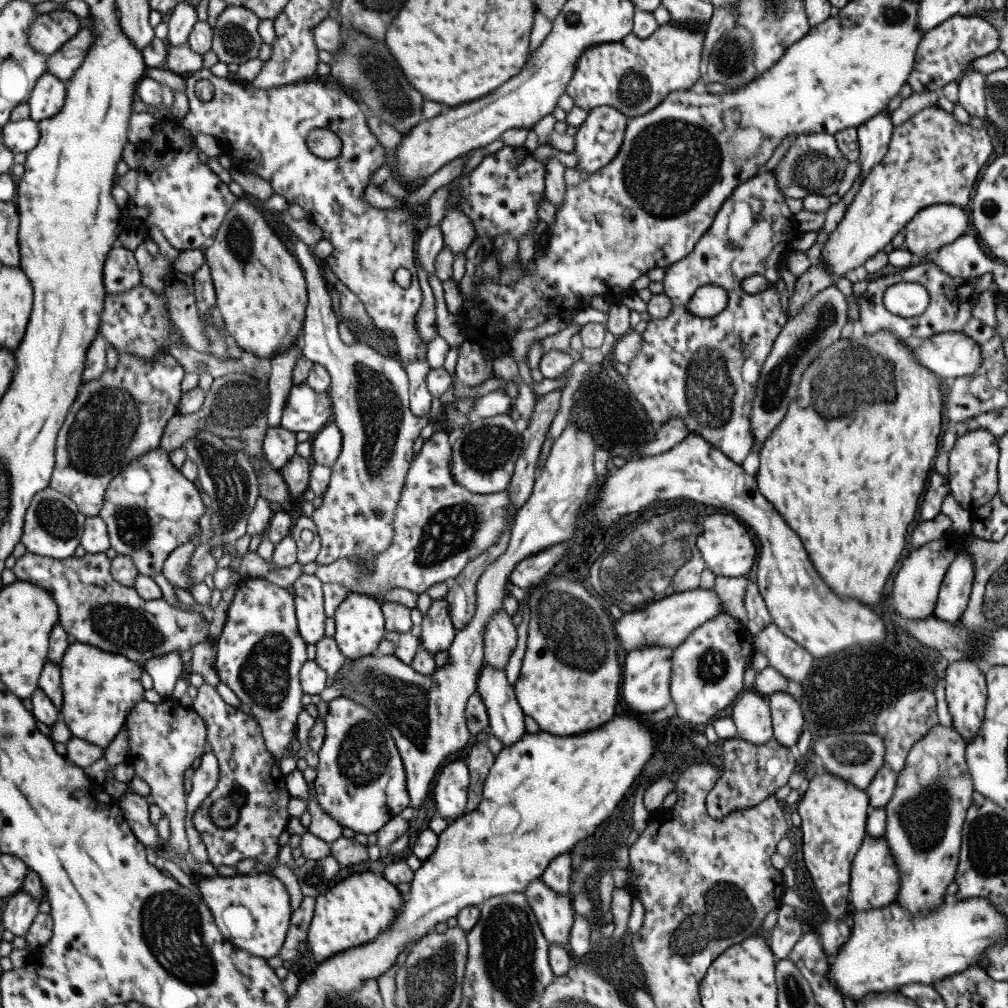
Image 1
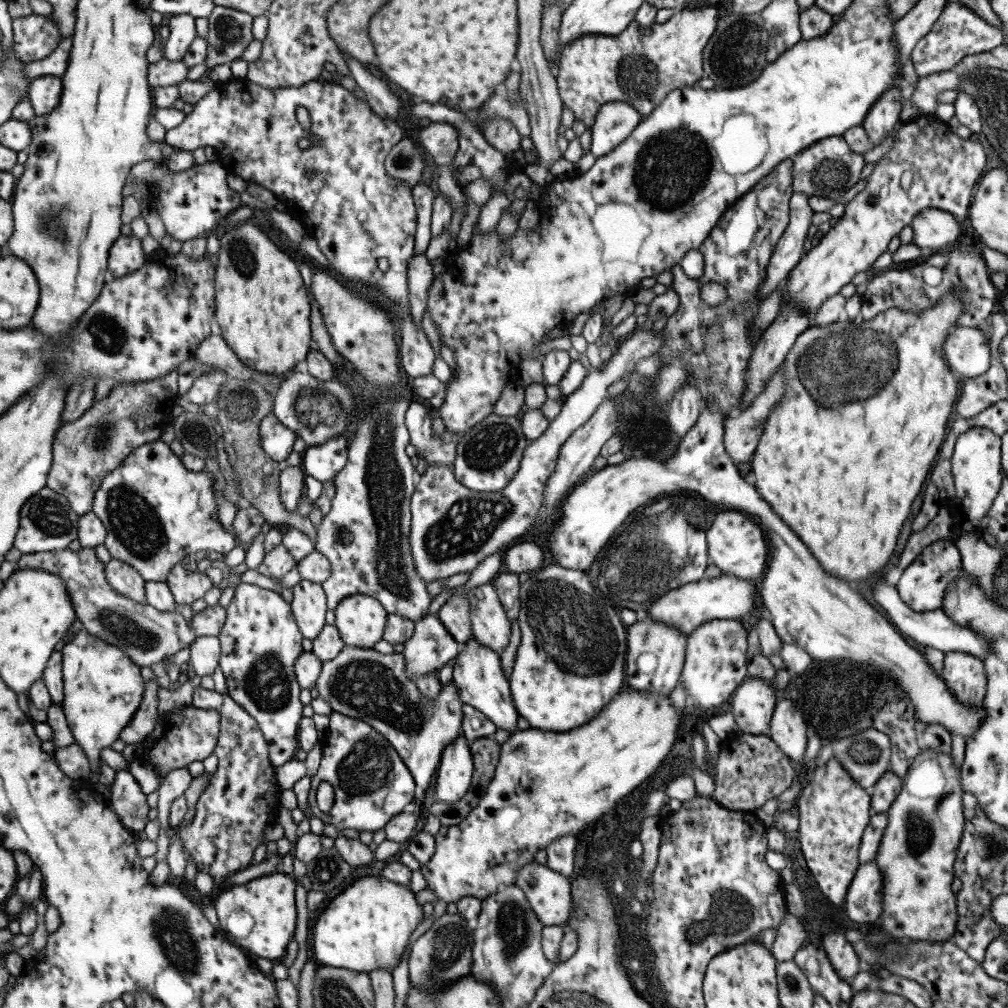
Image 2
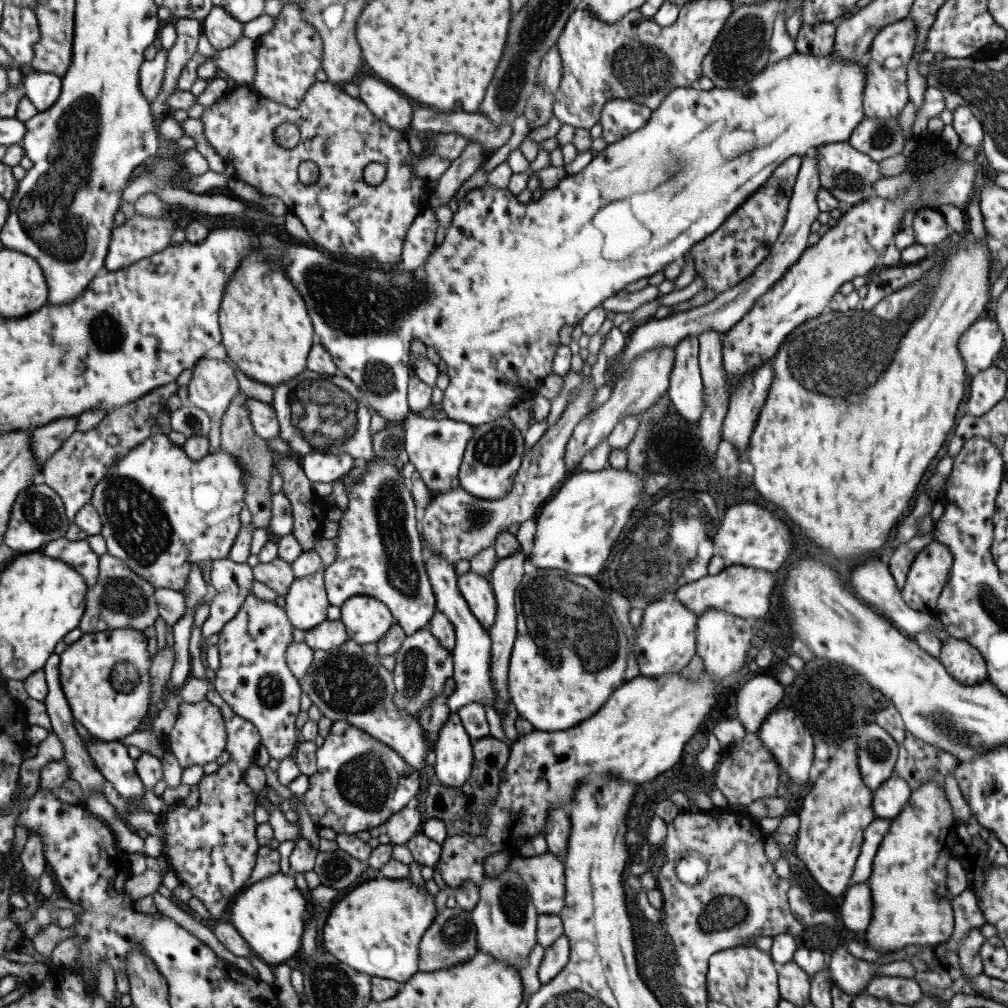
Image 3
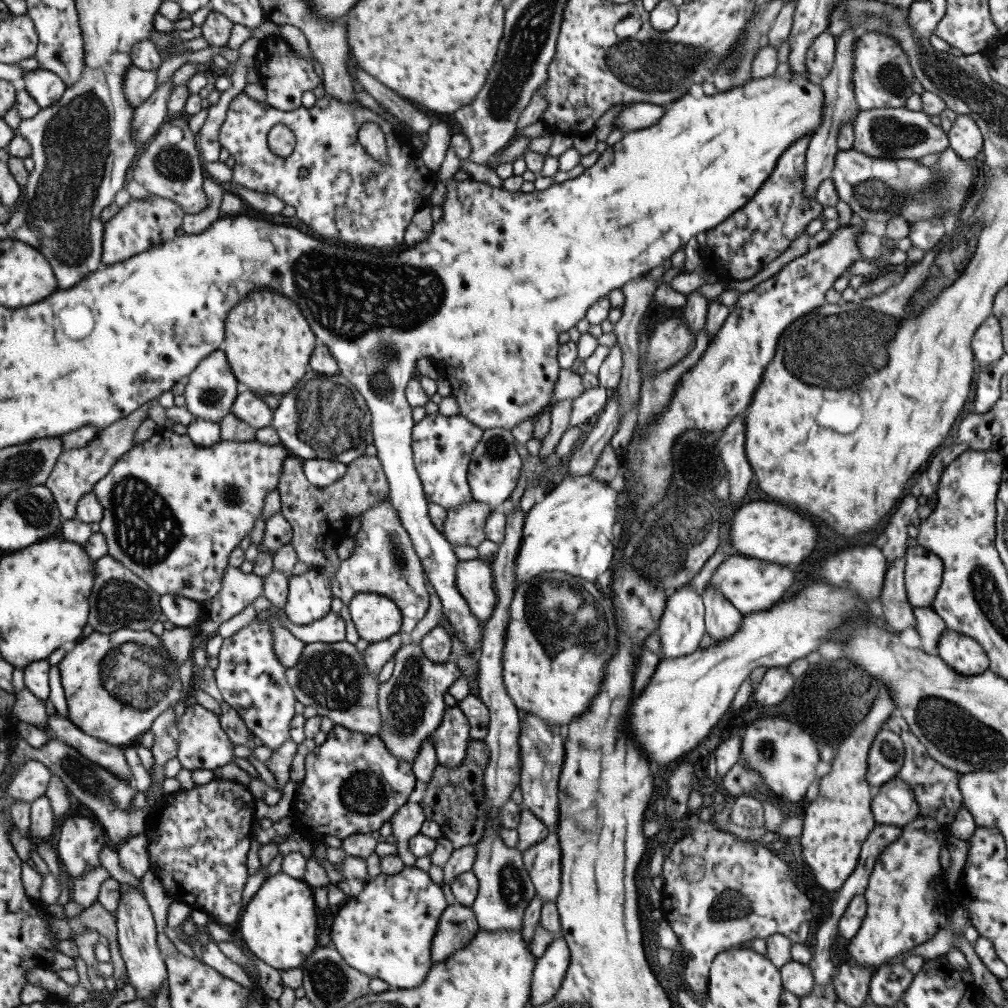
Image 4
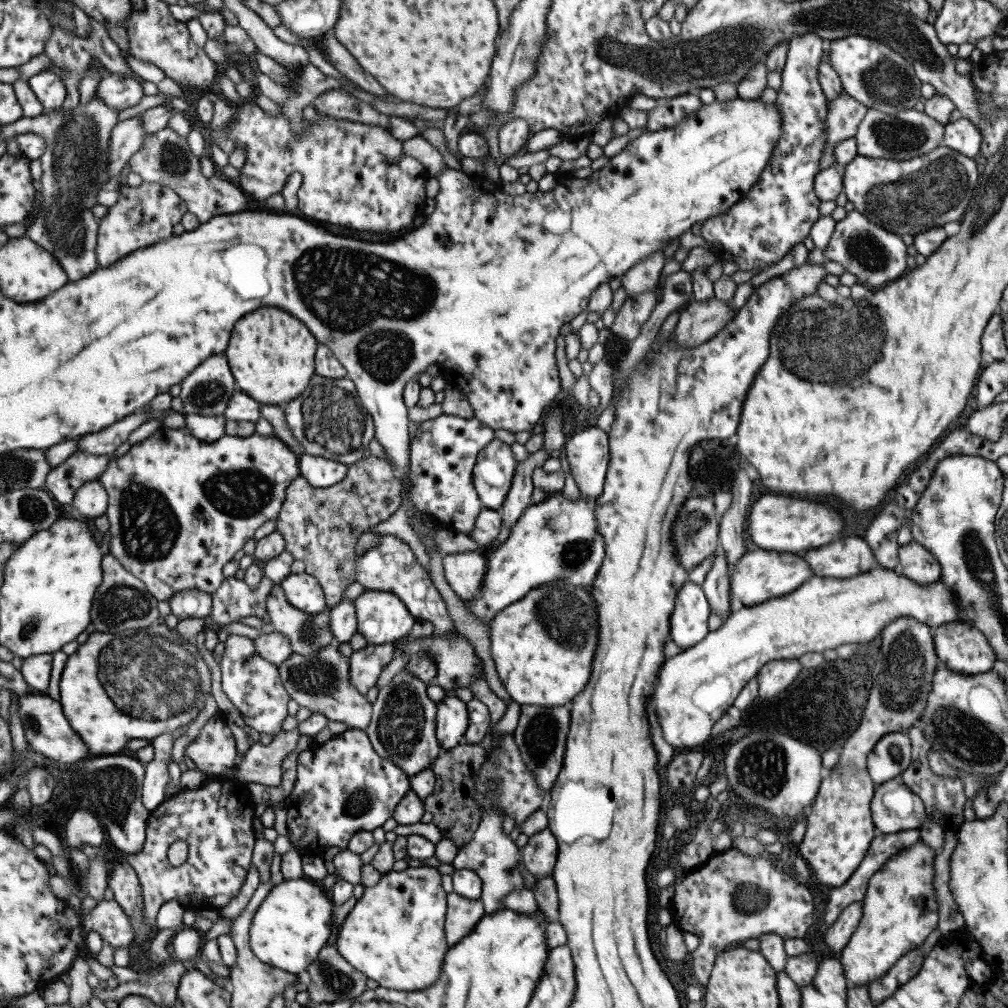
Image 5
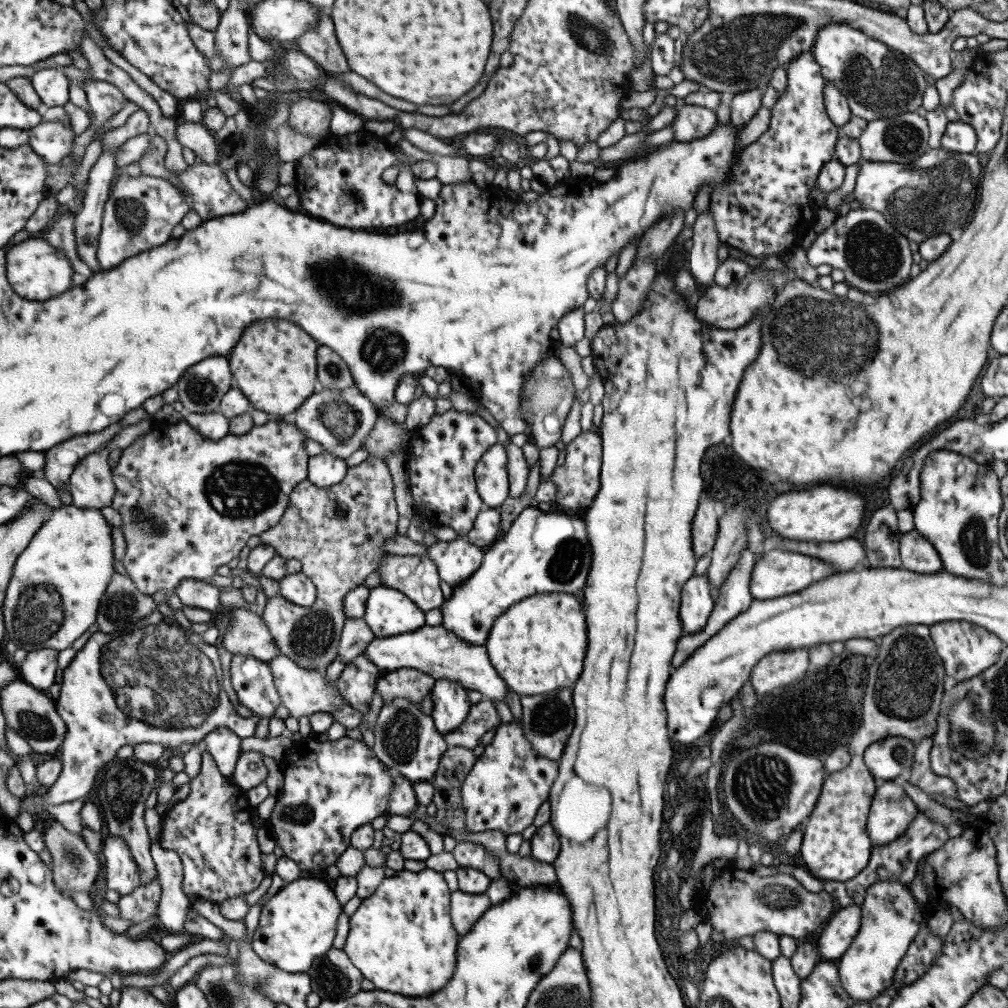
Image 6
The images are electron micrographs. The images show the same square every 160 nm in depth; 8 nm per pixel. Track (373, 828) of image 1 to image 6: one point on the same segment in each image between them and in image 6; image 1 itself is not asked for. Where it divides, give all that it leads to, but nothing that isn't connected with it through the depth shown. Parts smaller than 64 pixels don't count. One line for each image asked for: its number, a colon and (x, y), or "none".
2: (371, 785)
3: (359, 784)
4: (352, 785)
5: (343, 787)
6: (330, 788)

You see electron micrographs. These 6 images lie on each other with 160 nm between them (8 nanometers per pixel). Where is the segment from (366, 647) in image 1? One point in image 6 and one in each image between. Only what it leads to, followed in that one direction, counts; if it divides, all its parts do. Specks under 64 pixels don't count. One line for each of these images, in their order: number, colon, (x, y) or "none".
2: (360, 619)
3: (365, 619)
4: (375, 617)
5: (381, 617)
6: (387, 612)

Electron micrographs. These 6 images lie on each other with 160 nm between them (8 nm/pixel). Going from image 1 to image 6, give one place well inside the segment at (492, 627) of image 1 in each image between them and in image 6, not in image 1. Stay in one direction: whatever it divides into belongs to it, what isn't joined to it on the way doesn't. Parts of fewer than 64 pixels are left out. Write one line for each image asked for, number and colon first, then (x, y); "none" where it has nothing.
2: (490, 627)
3: (476, 590)
4: (473, 578)
5: (463, 572)
6: (455, 560)

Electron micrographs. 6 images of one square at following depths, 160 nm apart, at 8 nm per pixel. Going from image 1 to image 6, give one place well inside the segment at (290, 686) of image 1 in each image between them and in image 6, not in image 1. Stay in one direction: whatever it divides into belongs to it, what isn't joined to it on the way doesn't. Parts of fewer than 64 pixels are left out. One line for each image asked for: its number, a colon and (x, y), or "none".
2: (259, 641)
3: (253, 679)
4: (250, 679)
5: (252, 685)
6: (250, 678)

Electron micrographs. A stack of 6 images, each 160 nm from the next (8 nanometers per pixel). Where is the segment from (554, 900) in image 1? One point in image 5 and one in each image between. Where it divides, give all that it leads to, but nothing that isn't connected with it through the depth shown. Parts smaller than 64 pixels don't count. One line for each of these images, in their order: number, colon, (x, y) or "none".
2: (549, 894)
3: (543, 875)
4: (541, 861)
5: (539, 853)

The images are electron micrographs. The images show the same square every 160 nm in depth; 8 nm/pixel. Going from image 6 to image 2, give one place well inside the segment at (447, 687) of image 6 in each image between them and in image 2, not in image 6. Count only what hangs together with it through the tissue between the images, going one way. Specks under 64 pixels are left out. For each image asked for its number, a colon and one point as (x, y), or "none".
2: (453, 776)
3: (453, 755)
4: (449, 739)
5: (451, 717)

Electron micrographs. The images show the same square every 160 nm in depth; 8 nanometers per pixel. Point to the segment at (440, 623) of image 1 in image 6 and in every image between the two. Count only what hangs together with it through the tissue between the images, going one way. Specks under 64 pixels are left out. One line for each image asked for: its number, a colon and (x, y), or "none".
2: (430, 646)
3: (422, 665)
4: (410, 702)
5: (401, 729)
6: (406, 742)

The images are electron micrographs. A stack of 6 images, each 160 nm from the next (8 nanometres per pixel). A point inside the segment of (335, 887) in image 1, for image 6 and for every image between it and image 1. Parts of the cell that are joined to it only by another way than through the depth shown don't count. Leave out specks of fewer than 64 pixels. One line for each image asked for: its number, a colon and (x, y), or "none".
2: (366, 925)
3: (374, 927)
4: (385, 932)
5: (394, 934)
6: (400, 938)

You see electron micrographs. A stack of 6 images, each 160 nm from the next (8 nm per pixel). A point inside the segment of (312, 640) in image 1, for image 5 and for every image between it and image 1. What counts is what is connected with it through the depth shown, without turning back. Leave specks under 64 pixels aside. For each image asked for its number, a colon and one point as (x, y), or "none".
2: (308, 603)
3: (305, 601)
4: (308, 595)
5: (302, 591)

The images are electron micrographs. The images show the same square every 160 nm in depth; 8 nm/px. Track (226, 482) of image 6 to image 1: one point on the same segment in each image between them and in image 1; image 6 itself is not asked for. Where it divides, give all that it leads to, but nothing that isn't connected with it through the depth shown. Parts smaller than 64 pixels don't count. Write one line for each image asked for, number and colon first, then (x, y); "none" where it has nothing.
1: (149, 508)
2: (156, 513)
3: (160, 511)
4: (172, 511)
5: (178, 508)

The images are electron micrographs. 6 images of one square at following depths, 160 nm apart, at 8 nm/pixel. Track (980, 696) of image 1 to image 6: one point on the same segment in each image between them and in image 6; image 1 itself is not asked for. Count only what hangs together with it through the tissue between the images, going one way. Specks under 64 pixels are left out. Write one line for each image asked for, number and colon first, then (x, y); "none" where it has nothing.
2: (964, 675)
3: (964, 663)
4: (960, 652)
5: (958, 646)
6: (965, 649)

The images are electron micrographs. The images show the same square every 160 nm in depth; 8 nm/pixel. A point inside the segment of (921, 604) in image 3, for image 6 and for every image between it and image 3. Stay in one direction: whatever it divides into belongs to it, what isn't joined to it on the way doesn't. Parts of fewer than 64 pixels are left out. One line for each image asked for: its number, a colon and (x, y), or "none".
4: (922, 571)
5: (919, 565)
6: (916, 555)

